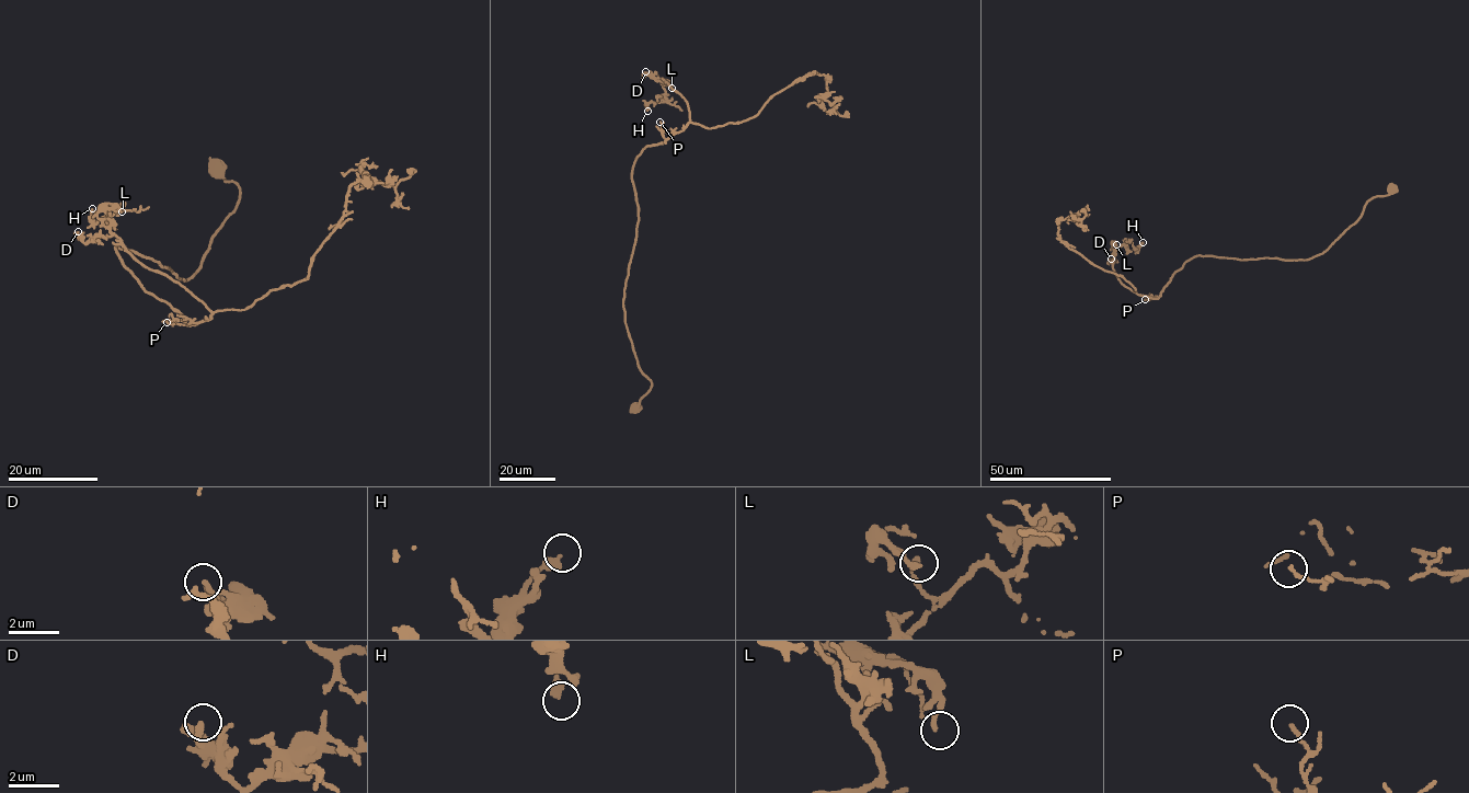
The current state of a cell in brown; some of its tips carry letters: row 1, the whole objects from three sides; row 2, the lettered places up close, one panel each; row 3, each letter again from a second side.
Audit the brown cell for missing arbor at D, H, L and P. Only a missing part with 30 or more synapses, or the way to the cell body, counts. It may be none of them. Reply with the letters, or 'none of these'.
none of these

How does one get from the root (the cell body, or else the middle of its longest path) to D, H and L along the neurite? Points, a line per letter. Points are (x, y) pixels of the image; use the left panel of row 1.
D: (215, 169), (238, 204), (190, 278), (114, 248), (188, 325), (206, 321), (119, 238), (78, 231)
H: (215, 169), (238, 204), (190, 278), (114, 248), (197, 324), (205, 305), (92, 208)
L: (215, 169), (238, 204), (190, 278), (114, 248), (188, 325), (206, 321), (203, 302), (96, 217), (122, 211)

